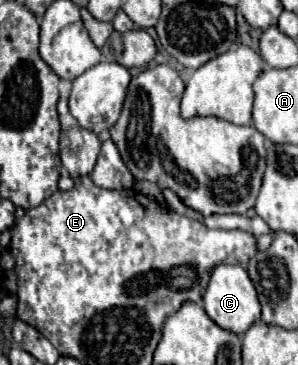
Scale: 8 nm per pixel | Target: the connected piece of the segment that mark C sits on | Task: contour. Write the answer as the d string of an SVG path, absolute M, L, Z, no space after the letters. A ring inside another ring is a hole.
M218 264L212 270L208 288L204 292L204 310L220 328L242 336L260 318L260 302L246 268L240 264Z

